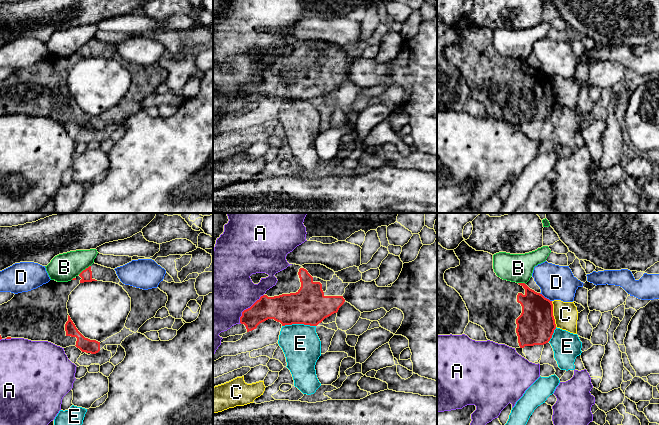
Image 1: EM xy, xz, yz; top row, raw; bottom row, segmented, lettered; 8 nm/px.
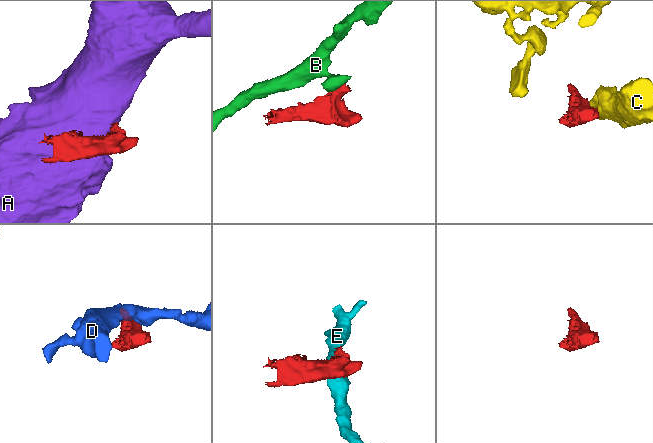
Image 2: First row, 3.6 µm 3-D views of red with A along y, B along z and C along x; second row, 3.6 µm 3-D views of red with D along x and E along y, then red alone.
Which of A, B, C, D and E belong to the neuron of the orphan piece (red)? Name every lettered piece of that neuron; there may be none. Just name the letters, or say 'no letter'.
no letter

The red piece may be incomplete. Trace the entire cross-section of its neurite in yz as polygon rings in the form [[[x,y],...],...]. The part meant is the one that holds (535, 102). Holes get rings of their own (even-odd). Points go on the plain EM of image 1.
[[[464,16],[454,25],[460,41],[444,49],[448,62],[462,73],[469,87],[469,97],[481,102],[488,116],[512,124],[544,121],[556,105],[552,77],[530,65],[525,59],[503,56],[493,45],[493,31],[476,27]]]

